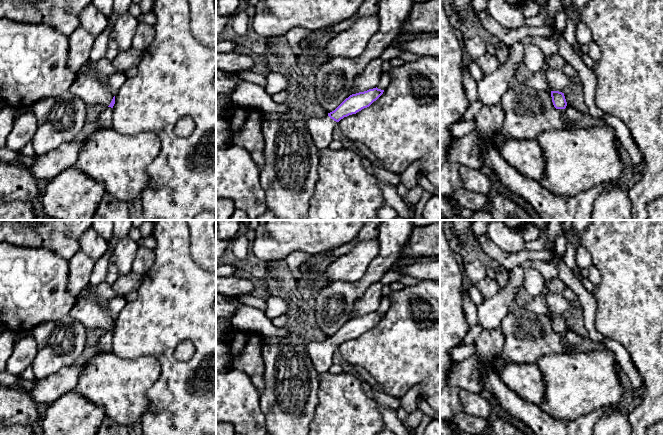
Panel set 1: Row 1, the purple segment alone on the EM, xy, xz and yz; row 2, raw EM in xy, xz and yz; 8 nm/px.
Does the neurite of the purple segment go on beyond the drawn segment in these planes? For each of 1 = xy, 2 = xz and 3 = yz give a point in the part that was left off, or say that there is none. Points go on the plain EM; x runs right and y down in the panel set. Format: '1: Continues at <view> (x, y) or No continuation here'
1: Continues at xy (89, 311)
2: Continues at xz (321, 354)
3: Continues at yz (566, 318)

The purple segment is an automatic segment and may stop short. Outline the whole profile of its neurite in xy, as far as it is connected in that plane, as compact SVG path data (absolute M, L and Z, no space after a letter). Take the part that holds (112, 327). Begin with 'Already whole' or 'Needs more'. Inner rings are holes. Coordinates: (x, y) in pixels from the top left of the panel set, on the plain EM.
Needs more. M81 294L69 315L79 321L86 329L101 328L113 332L115 320L104 305L94 296Z

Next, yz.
Needs more. M551 315L553 329L556 333L565 333L570 327L569 316Z

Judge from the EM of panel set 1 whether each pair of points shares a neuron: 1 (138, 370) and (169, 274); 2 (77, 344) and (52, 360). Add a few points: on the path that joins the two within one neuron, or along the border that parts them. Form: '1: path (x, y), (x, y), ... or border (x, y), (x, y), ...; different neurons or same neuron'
1: border (118, 356), (153, 356), (162, 369); different neurons
2: path (70, 343), (66, 343), (56, 353); same neuron

